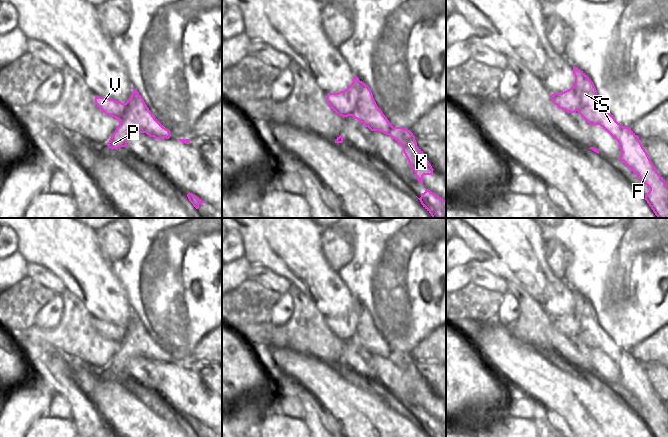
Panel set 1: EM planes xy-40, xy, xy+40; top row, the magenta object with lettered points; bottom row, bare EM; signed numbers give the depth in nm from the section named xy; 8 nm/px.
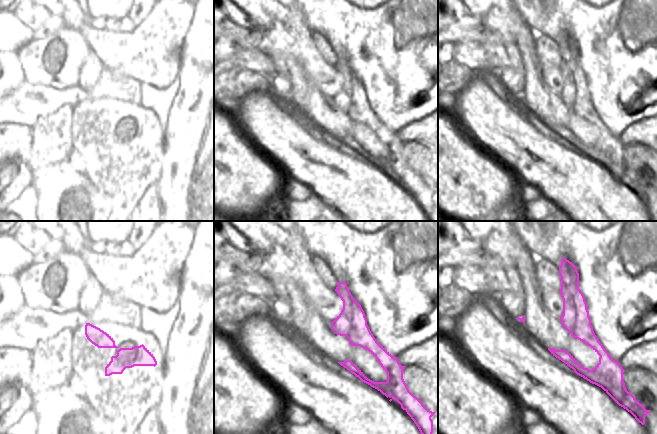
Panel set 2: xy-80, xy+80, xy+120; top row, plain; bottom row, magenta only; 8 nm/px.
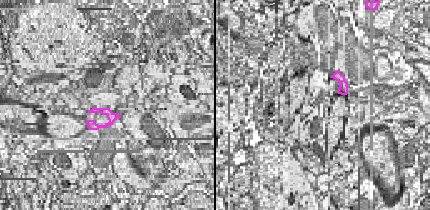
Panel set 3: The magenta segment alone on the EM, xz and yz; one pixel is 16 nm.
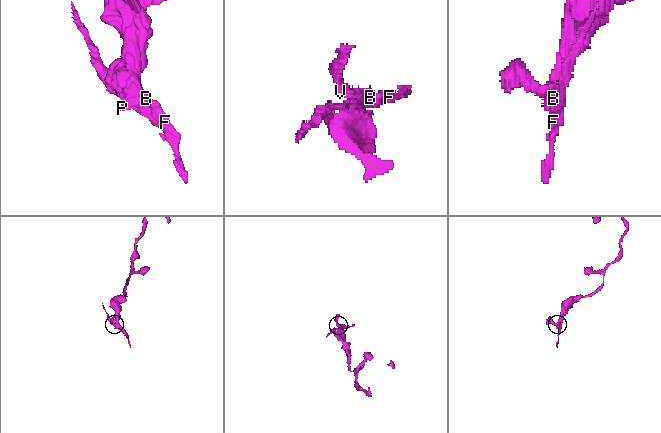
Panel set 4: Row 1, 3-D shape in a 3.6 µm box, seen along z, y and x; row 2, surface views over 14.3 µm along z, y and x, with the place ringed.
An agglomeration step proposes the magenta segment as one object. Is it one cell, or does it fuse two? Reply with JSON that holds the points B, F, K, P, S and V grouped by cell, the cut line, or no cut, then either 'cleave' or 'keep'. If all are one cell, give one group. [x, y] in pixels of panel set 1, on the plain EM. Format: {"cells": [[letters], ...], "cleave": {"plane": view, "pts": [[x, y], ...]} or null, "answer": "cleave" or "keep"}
{"cells": [["B", "P", "S", "V"], ["F", "K"]], "cleave": {"plane": "xy+40", "pts": [[623, 351], [619, 358], [609, 357]]}, "answer": "cleave"}

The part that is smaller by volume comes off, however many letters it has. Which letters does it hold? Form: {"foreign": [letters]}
{"foreign": ["F", "K"]}

